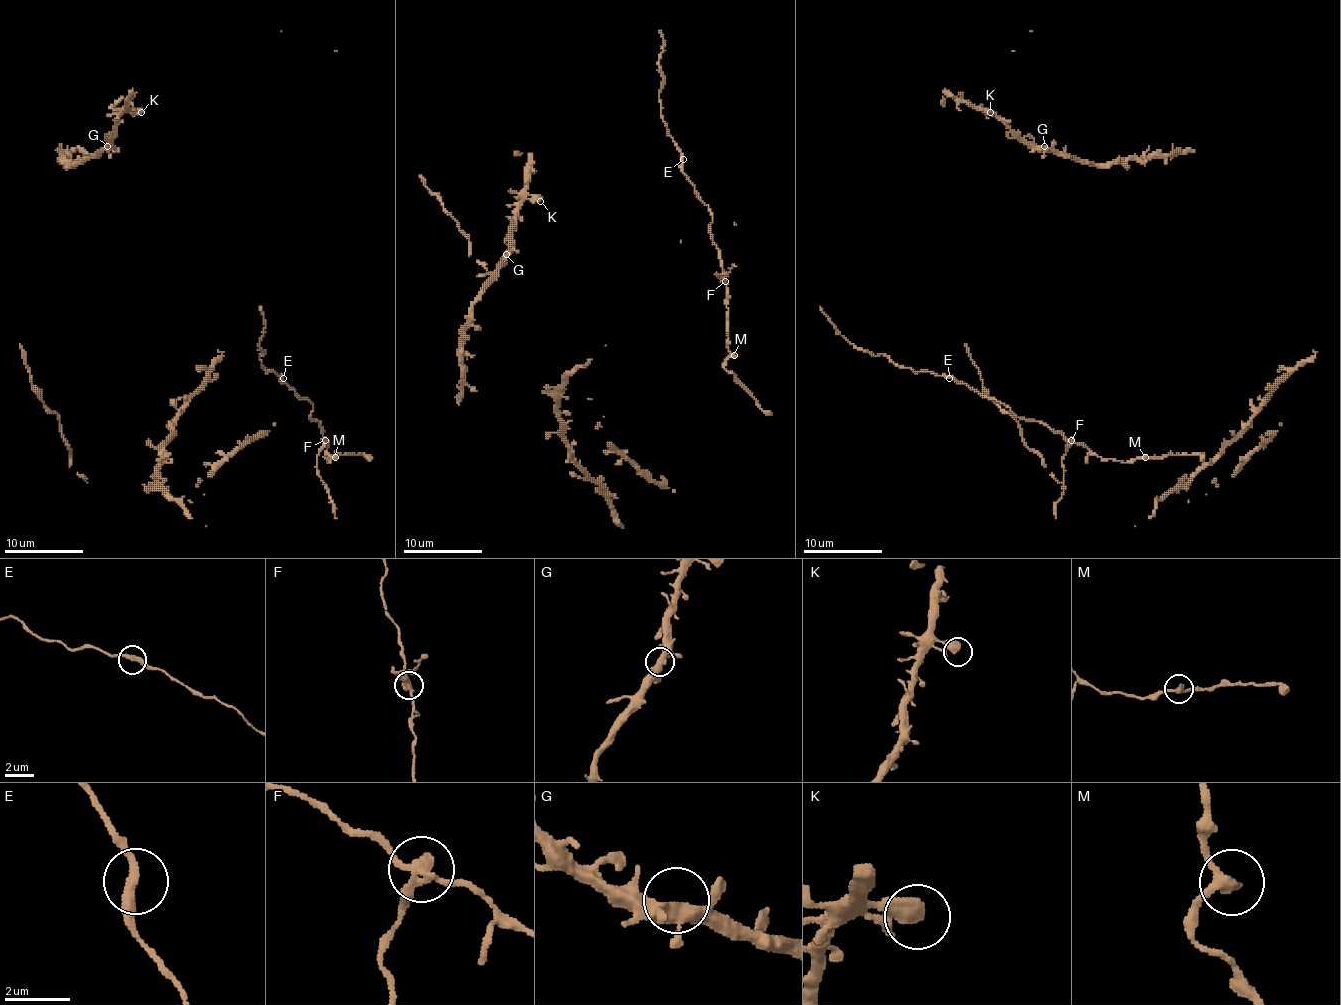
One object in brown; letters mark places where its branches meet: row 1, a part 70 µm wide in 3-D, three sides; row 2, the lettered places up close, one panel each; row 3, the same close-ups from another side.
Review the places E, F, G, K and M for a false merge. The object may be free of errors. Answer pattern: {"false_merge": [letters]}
{"false_merge": ["F"]}

